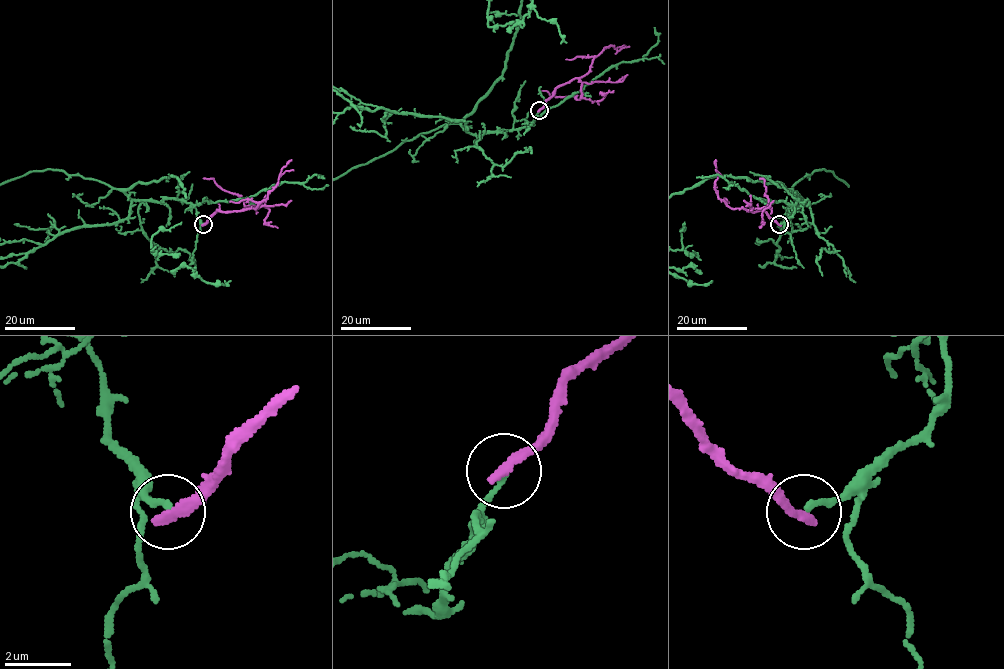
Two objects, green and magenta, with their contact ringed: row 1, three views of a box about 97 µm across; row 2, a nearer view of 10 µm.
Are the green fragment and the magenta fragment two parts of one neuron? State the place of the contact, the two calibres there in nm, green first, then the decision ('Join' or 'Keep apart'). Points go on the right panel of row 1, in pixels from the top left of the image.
Place: (779, 224). Thickness 180 nm (green) against 320 nm. Keep apart

